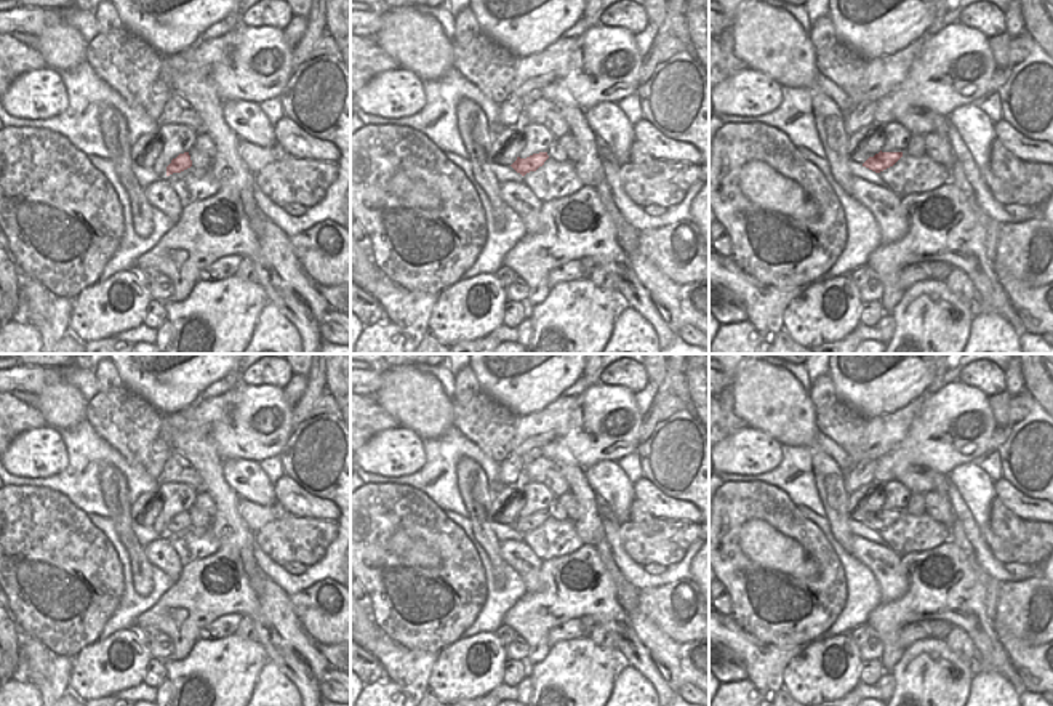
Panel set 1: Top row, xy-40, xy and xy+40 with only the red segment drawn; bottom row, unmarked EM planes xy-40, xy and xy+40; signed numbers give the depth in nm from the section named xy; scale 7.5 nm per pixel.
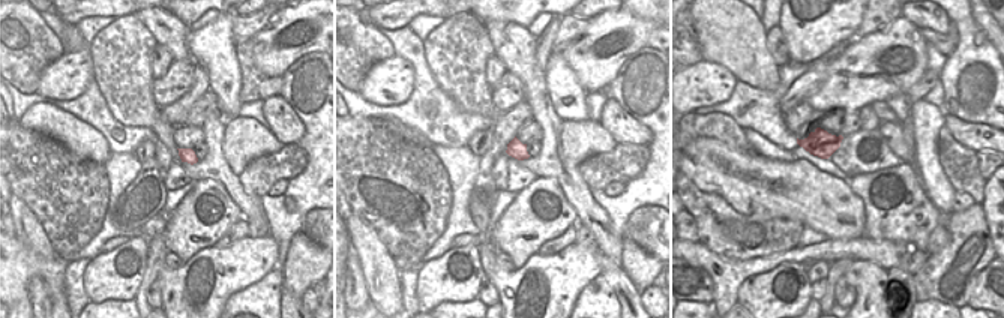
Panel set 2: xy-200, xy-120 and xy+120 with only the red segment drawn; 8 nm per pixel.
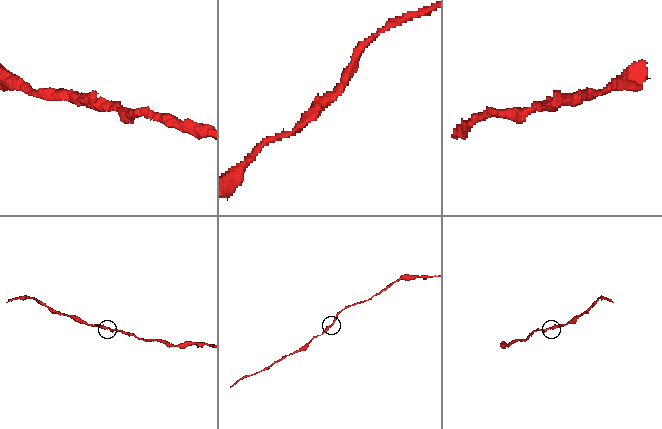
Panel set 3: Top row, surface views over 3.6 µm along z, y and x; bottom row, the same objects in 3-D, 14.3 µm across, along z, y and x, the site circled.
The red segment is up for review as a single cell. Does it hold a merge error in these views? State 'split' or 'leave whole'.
leave whole

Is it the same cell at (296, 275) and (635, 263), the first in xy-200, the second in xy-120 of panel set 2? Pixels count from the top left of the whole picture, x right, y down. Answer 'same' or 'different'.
same

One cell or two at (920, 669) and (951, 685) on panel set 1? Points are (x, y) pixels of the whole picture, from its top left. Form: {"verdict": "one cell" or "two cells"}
{"verdict": "one cell"}

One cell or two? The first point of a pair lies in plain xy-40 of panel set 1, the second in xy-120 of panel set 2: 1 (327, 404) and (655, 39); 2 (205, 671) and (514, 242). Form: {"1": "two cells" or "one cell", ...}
{"1": "one cell", "2": "two cells"}

